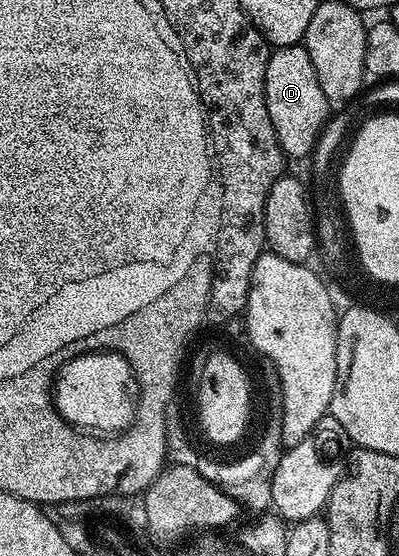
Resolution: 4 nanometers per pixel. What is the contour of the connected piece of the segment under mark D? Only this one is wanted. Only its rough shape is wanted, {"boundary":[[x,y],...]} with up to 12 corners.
{"boundary":[[303,43],[266,66],[266,110],[289,161],[306,161],[330,117]]}

